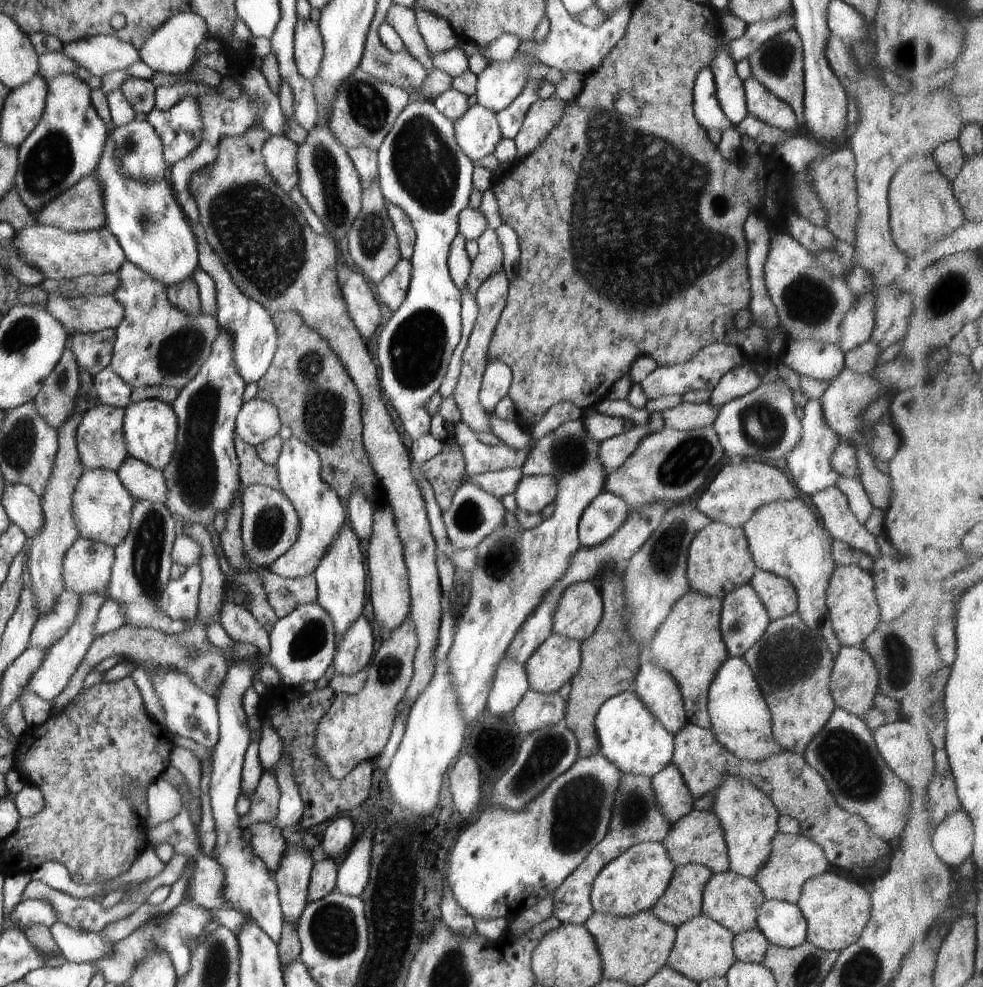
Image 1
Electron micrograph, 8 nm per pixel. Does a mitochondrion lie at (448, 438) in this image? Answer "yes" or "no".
no

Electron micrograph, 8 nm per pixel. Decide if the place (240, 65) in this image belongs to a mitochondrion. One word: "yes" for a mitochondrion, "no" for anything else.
no

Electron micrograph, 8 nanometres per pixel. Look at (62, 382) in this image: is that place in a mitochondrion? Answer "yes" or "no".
yes

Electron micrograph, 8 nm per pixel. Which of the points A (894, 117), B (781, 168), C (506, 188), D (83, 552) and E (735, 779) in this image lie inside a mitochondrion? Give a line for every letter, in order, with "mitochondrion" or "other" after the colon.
A: other
B: other
C: other
D: other
E: other

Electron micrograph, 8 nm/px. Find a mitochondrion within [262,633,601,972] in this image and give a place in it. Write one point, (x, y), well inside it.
(333, 928)

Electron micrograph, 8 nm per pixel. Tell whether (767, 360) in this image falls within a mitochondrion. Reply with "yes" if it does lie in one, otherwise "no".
no

